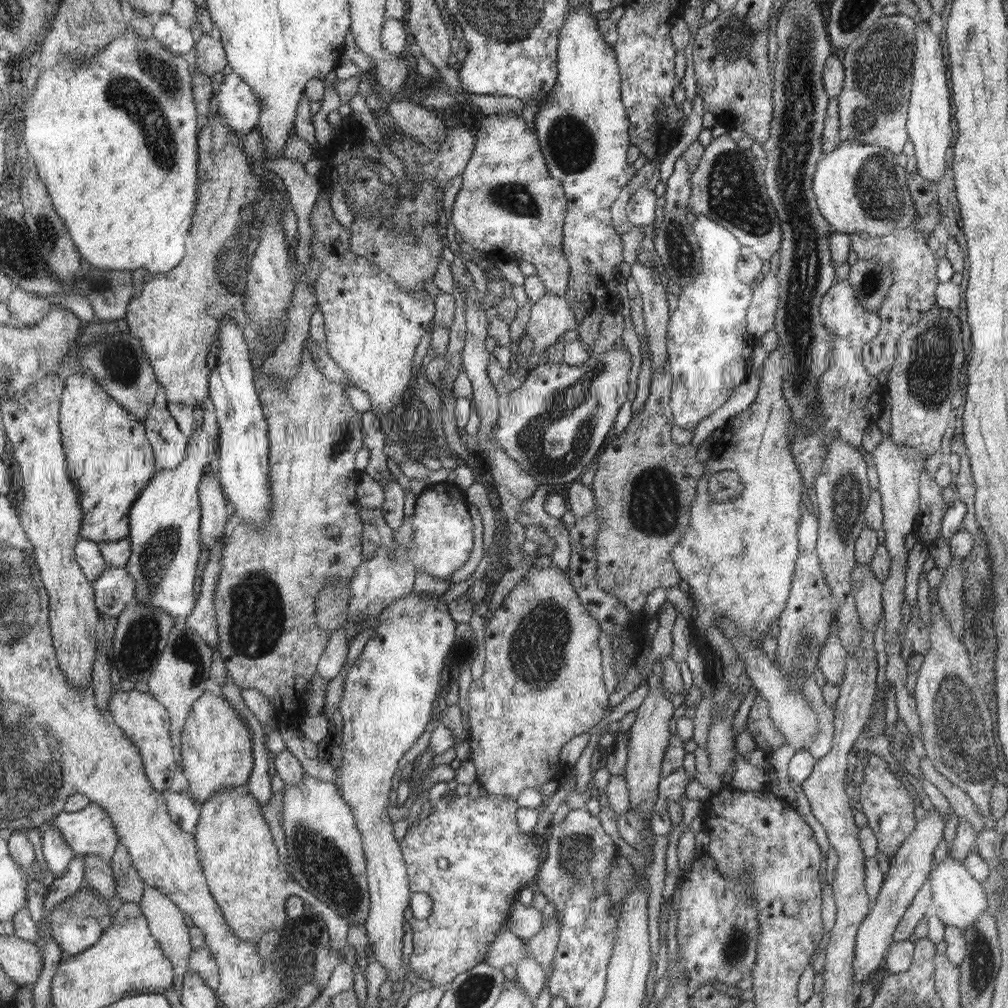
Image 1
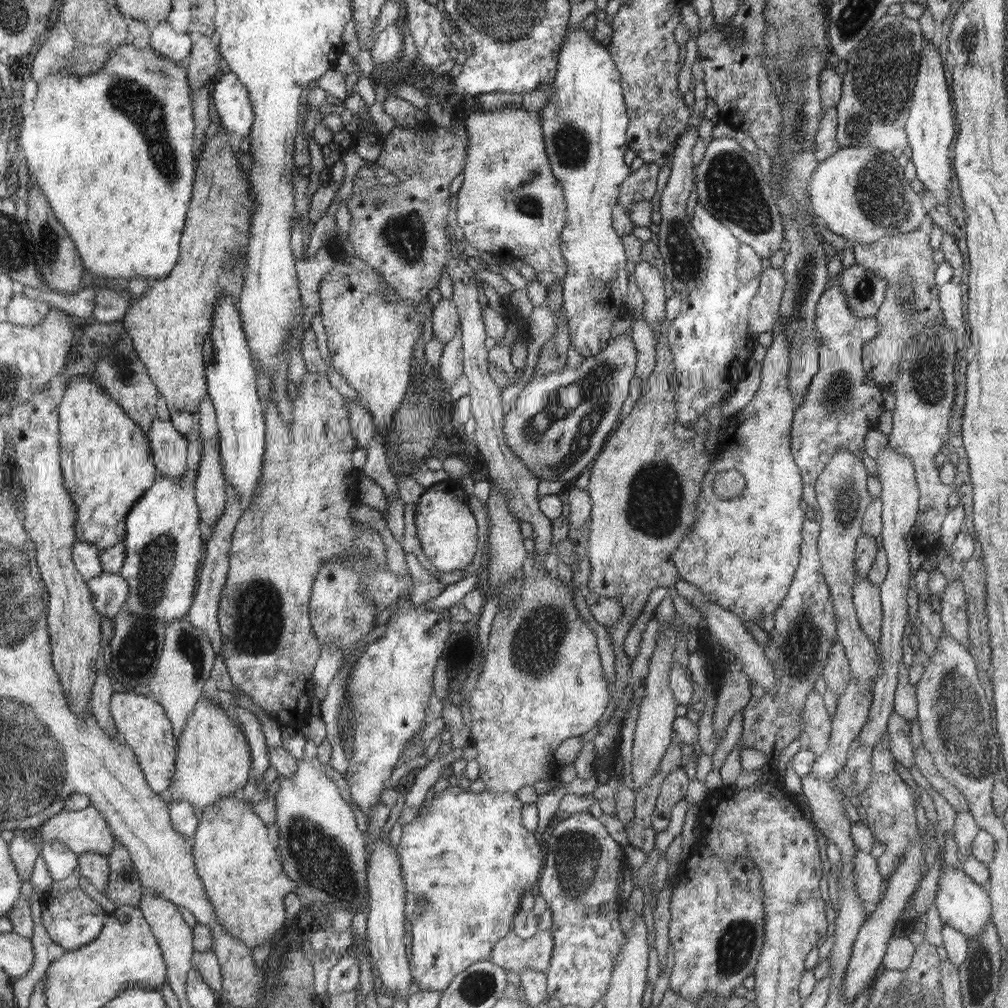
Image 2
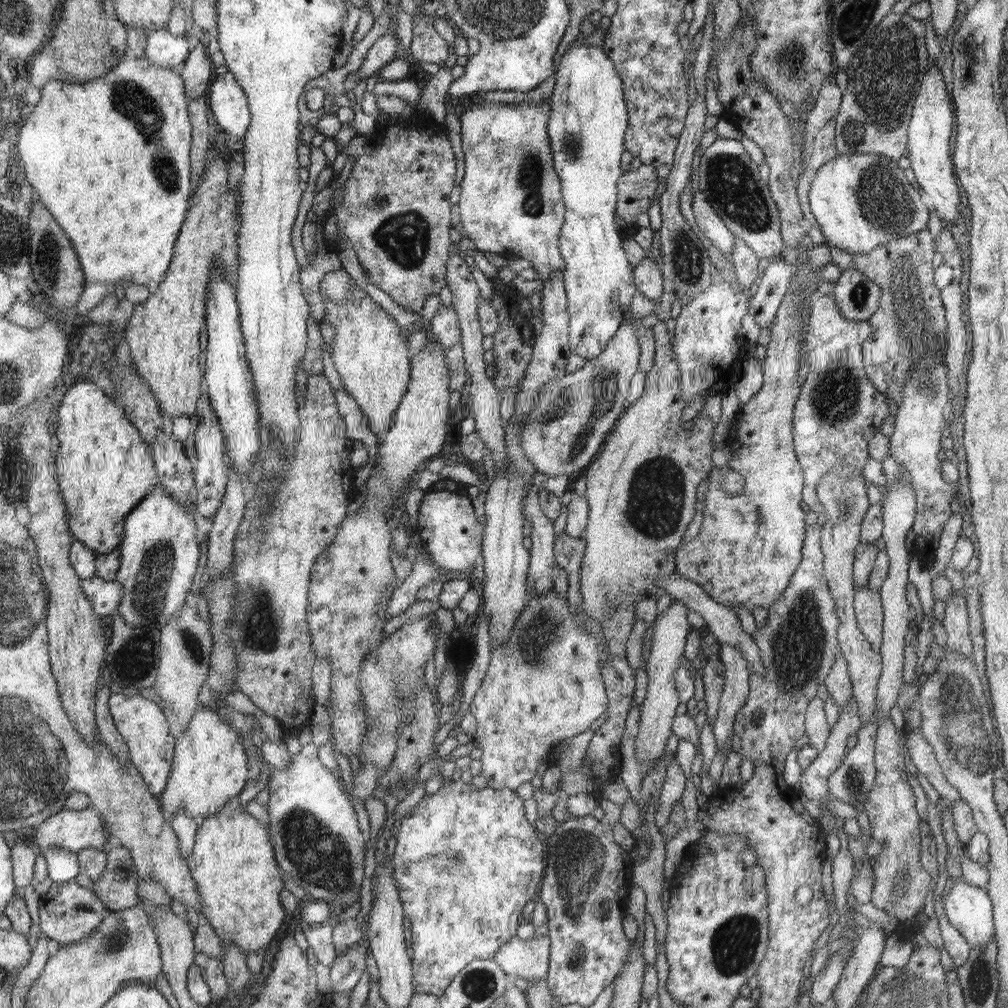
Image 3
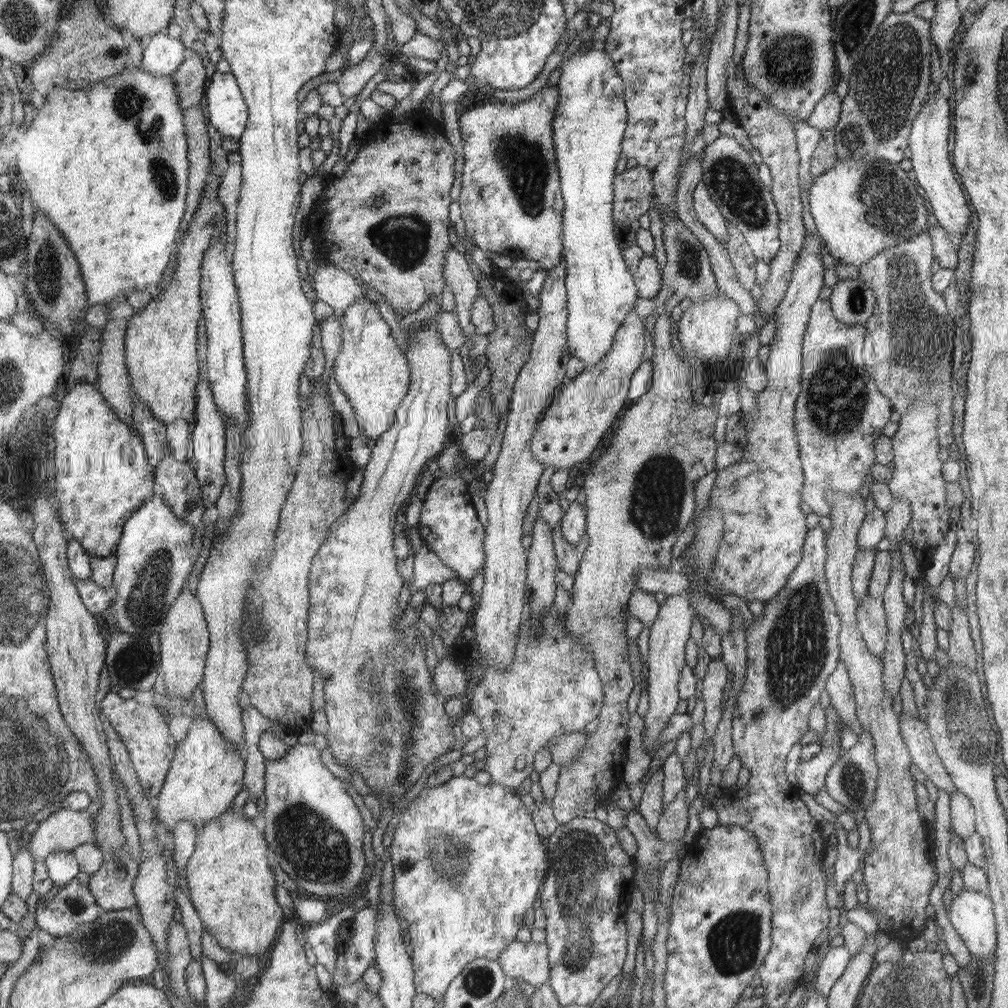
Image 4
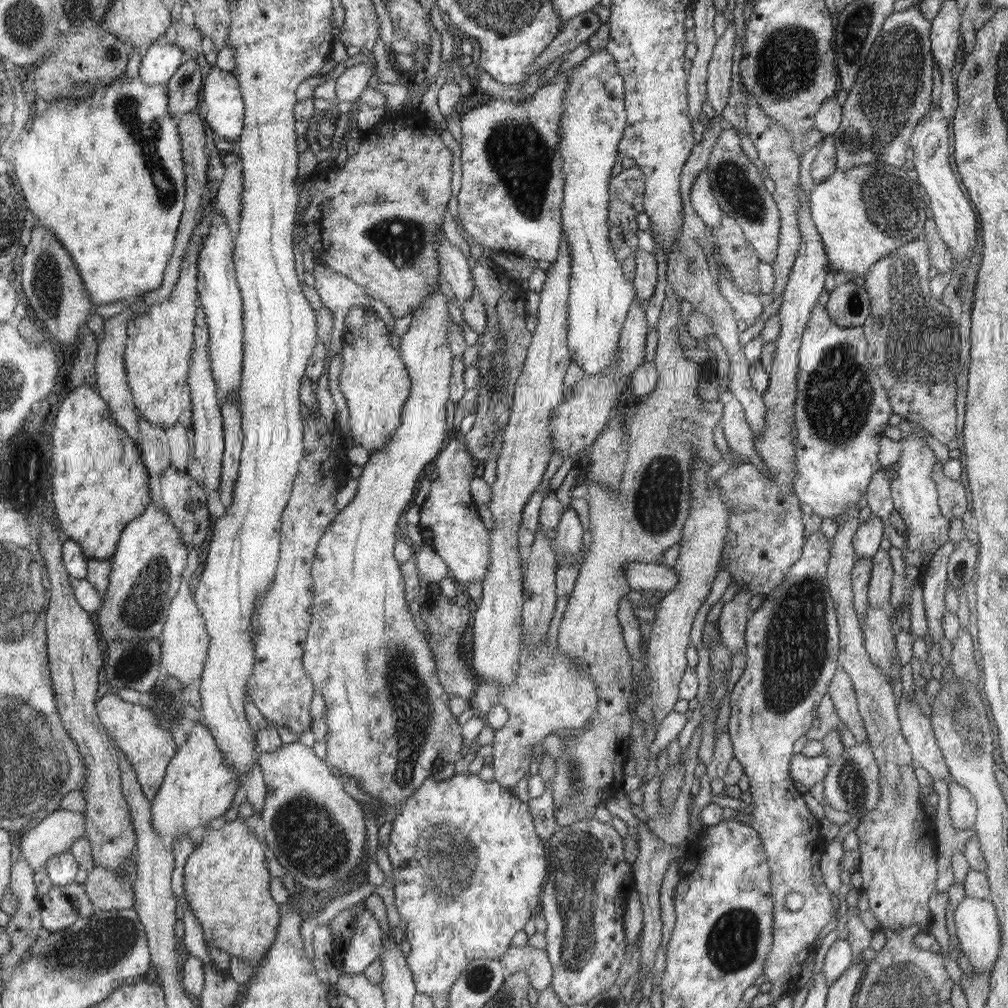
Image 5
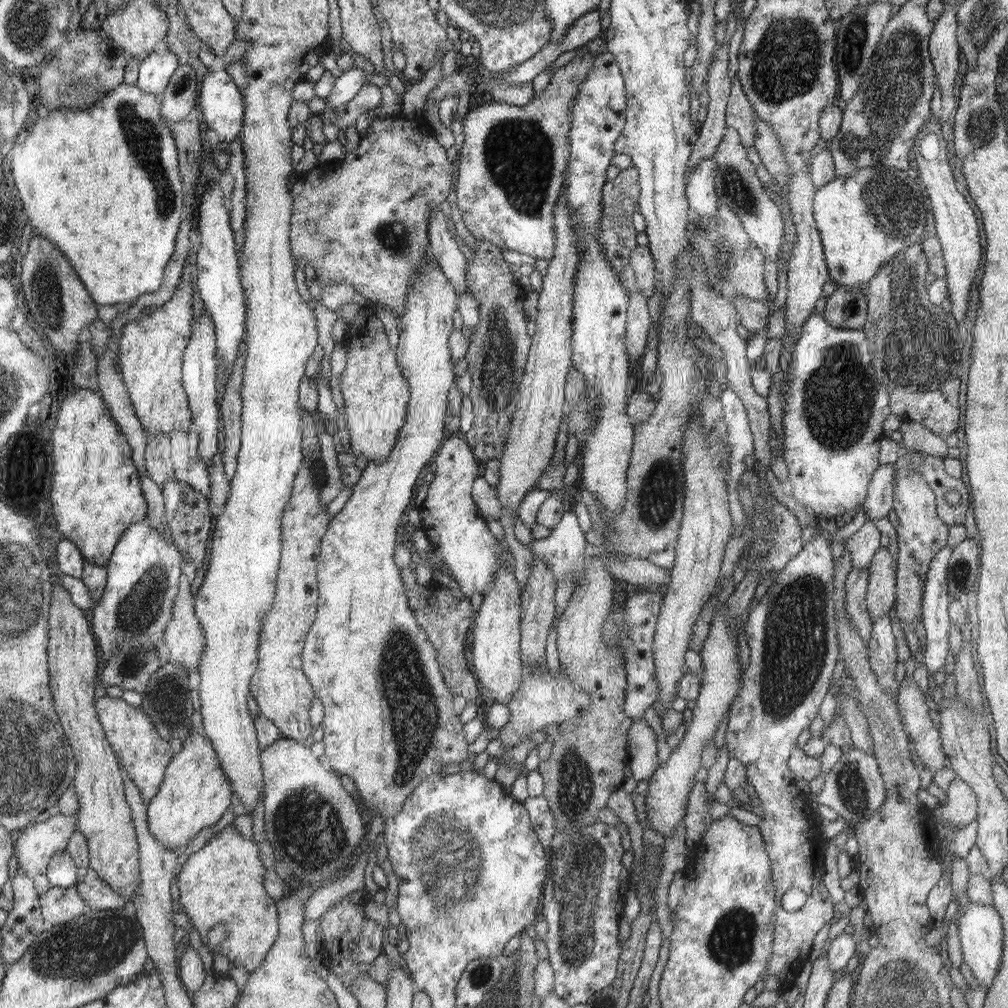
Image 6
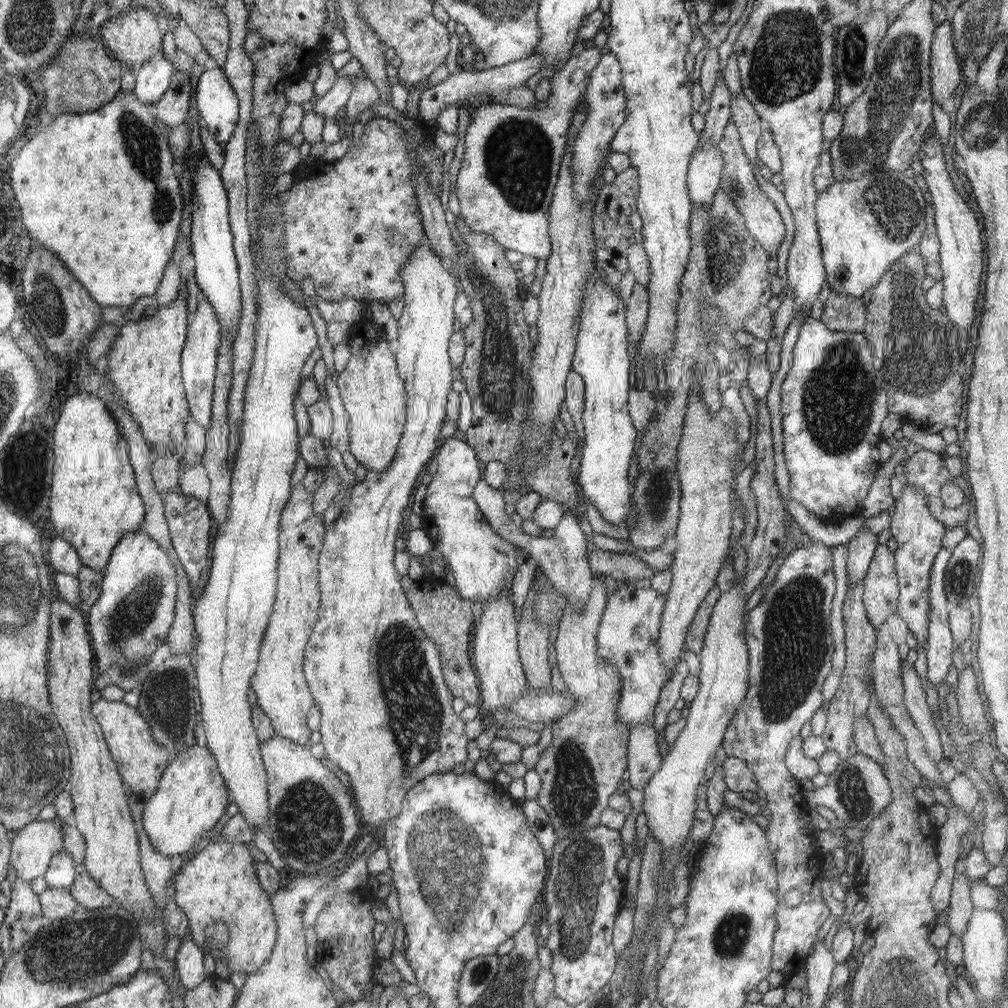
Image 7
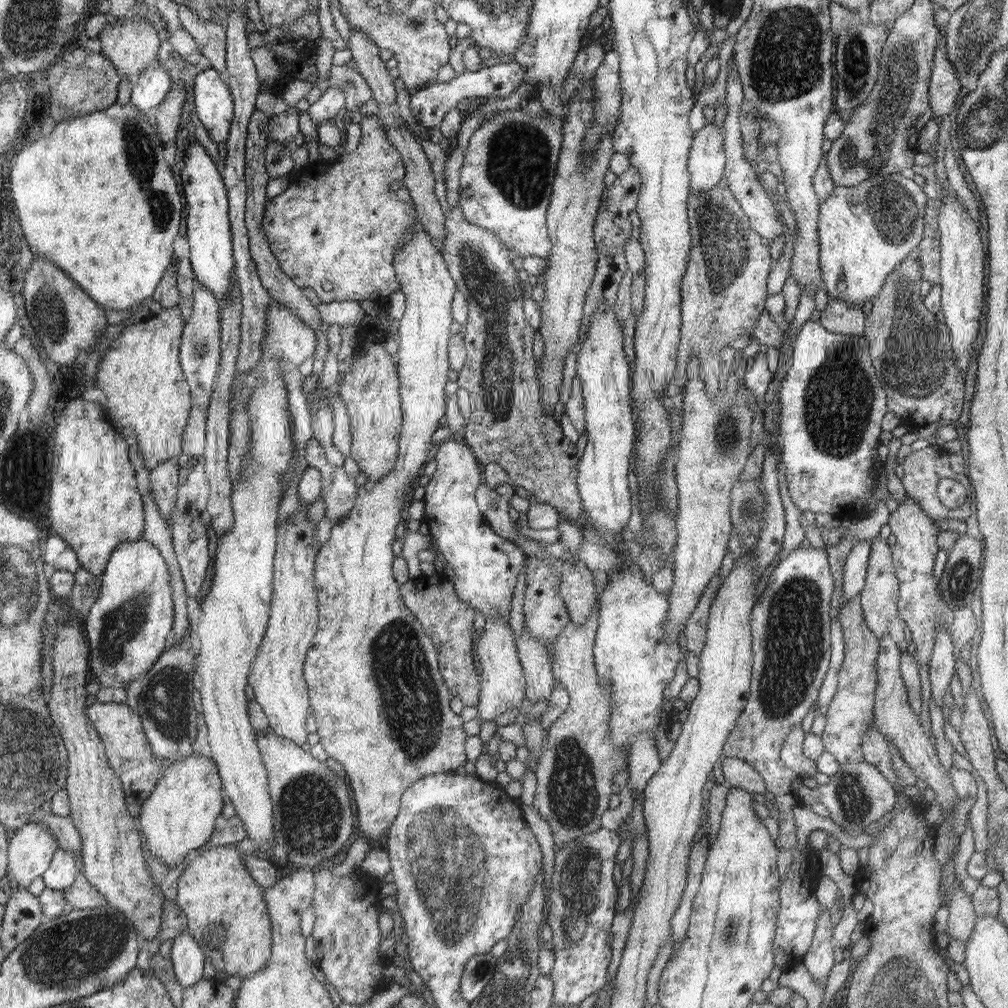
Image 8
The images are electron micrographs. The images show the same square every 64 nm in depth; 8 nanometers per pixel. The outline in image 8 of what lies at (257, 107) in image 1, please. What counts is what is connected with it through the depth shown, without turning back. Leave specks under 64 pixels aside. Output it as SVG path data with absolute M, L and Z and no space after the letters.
M211 67L196 75L192 107L210 138L216 143L225 142L235 116L235 99L218 70Z

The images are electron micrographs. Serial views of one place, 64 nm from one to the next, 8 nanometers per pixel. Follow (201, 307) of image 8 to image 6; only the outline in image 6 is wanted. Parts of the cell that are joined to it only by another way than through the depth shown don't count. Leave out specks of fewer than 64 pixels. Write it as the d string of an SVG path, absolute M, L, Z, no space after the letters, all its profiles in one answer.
M203 310L201 318L194 322L191 331L191 340L183 357L183 386L187 391L188 402L192 411L191 420L200 429L198 457L206 470L212 466L213 459L219 452L218 448L218 383L216 383L216 328L211 324L210 316Z

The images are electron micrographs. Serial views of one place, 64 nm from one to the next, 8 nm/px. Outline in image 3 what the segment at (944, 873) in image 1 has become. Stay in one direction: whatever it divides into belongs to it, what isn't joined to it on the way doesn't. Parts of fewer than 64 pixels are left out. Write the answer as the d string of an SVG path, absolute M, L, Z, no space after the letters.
M960 877L958 882L954 881L948 894L941 897L942 904L944 904L942 906L944 916L948 918L950 924L962 934L972 949L983 948L995 935L993 902L990 895L986 891L966 883L964 878Z

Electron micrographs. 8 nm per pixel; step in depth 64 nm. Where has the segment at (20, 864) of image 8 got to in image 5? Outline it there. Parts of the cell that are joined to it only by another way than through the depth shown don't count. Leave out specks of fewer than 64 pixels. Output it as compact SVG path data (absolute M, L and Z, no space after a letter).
M58 808L54 814L44 817L44 820L39 822L35 828L28 828L17 835L21 856L30 863L32 871L36 872L36 869L45 867L52 856L69 851L78 838L86 837L84 822L86 822L84 813Z

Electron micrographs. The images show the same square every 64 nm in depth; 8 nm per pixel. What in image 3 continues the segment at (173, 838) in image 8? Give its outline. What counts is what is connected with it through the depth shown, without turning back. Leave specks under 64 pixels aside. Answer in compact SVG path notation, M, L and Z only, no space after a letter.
M198 706L187 727L184 736L175 746L171 776L168 778L167 789L159 798L168 822L176 815L178 809L184 809L186 811L184 815L202 824L205 818L216 815L236 794L242 792L248 780L248 754L243 739L239 735L238 727L225 722L217 712L213 712L210 708Z

